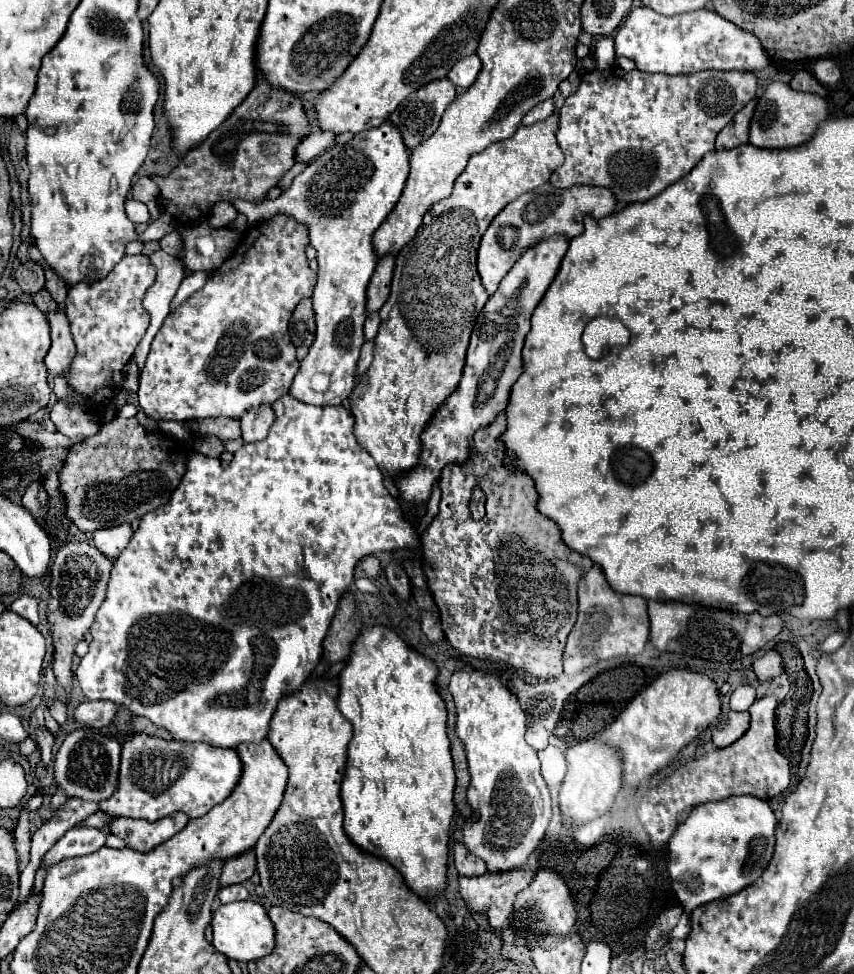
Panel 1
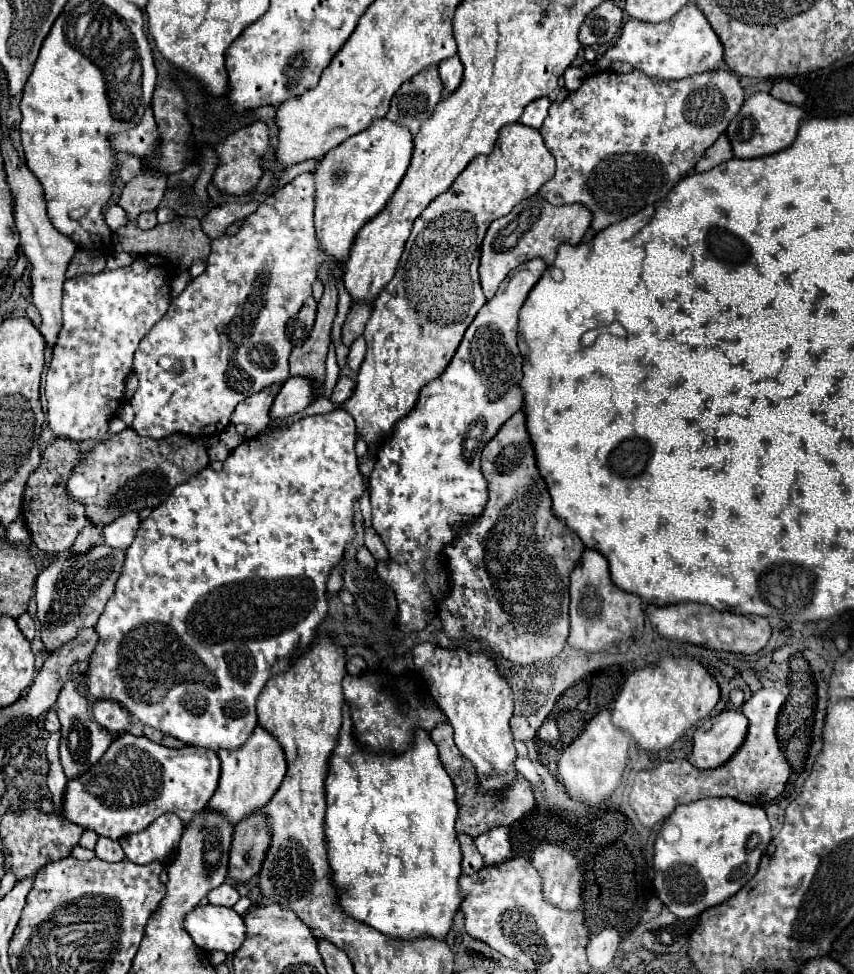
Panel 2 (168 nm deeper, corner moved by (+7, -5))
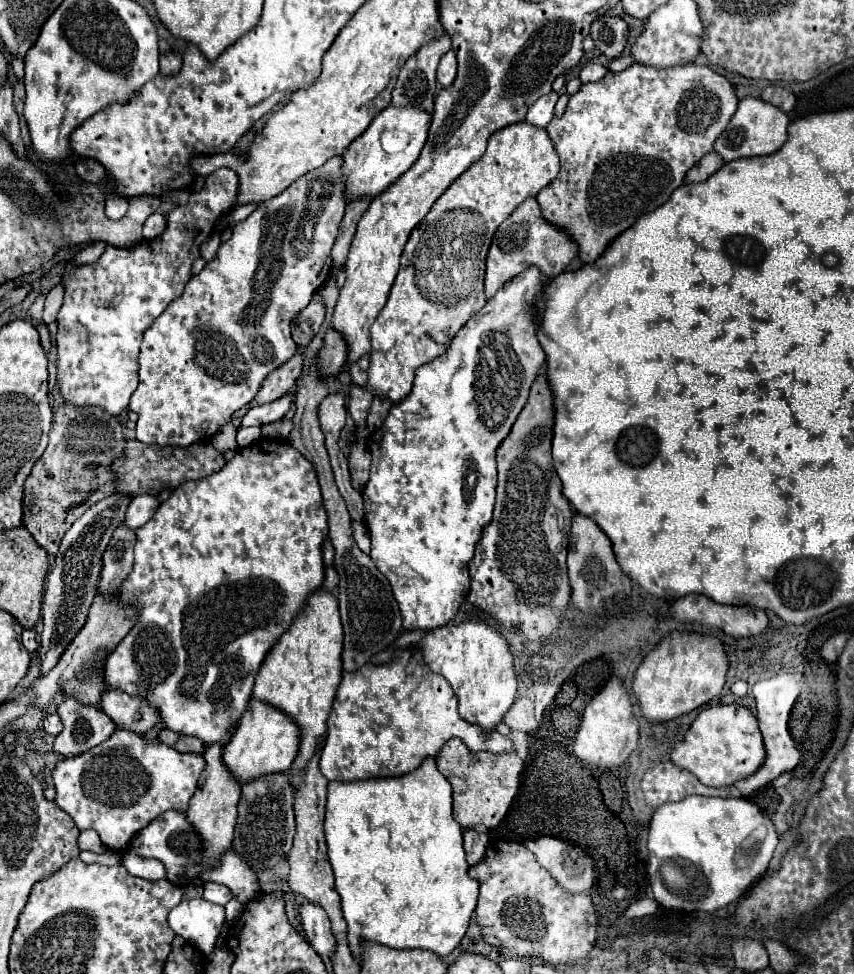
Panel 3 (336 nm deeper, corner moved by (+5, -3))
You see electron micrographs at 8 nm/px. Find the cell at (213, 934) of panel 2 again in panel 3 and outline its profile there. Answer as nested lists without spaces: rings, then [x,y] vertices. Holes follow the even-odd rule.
[[[203,898],[183,900],[169,912],[169,926],[177,936],[209,954],[225,930],[225,908]]]

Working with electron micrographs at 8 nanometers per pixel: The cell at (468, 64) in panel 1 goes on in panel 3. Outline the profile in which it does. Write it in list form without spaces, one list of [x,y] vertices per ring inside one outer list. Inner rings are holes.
[[[449,50],[441,62],[439,62],[439,68],[437,68],[437,82],[443,86],[443,88],[449,88],[453,84],[457,76],[457,58],[455,58],[455,52]]]

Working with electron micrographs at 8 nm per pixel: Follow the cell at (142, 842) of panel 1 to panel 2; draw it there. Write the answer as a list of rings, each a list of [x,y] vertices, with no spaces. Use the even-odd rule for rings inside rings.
[[[163,814],[143,832],[121,838],[119,844],[127,860],[135,864],[149,864],[155,860],[169,864],[177,854],[181,832],[181,820],[175,814]]]

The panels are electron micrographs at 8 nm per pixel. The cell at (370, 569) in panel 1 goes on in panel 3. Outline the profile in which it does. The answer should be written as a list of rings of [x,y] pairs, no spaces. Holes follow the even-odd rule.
[[[353,522],[353,538],[355,538],[357,546],[359,546],[359,548],[361,548],[365,554],[369,554],[369,550],[371,550],[371,540],[369,540],[367,528],[365,528],[363,524]]]

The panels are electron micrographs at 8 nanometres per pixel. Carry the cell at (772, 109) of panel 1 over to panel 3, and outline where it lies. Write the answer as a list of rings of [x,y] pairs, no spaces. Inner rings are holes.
[[[743,98],[739,102],[737,112],[733,114],[727,130],[721,138],[715,140],[715,150],[721,154],[725,162],[737,158],[751,158],[751,156],[767,156],[777,152],[787,142],[787,128],[791,124],[789,114],[777,112],[771,104],[765,104],[761,98]]]

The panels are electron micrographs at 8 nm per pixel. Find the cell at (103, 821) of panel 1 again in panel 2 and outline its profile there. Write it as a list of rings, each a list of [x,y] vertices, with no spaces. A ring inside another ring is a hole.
[[[31,802],[23,804],[21,810],[7,810],[1,818],[1,840],[3,840],[3,854],[5,854],[5,872],[15,874],[17,882],[31,878],[41,870],[45,864],[63,860],[71,856],[71,850],[77,846],[83,828],[59,818],[57,814],[47,814],[41,808],[33,806]]]

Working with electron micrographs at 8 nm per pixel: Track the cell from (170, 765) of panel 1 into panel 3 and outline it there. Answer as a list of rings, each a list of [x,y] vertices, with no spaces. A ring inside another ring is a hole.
[[[115,730],[113,736],[75,758],[61,760],[53,772],[53,782],[57,790],[57,806],[65,810],[79,830],[97,830],[101,842],[111,850],[125,850],[133,834],[143,830],[151,820],[167,810],[185,812],[189,798],[195,794],[199,776],[205,770],[203,754],[181,754],[157,740],[147,740],[129,730]]]

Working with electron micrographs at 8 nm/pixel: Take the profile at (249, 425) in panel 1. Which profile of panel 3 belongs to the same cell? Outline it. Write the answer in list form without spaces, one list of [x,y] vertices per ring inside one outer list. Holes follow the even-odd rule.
[[[299,350],[291,360],[287,360],[281,368],[273,370],[273,372],[265,378],[265,382],[263,382],[263,386],[259,388],[257,396],[255,396],[247,406],[249,406],[249,408],[261,406],[261,404],[273,402],[273,400],[277,400],[279,396],[287,394],[287,392],[295,386],[299,374],[301,374],[301,366],[303,366],[303,352]]]

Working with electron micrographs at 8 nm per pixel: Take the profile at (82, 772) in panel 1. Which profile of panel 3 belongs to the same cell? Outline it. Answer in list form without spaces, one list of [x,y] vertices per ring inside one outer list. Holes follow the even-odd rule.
[[[71,696],[63,698],[57,706],[57,714],[63,720],[63,732],[55,736],[53,748],[63,758],[73,758],[89,748],[95,748],[115,732],[115,724],[105,712],[85,706]]]

